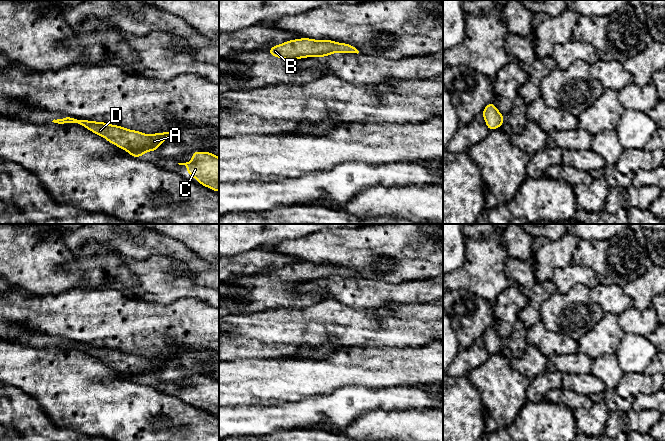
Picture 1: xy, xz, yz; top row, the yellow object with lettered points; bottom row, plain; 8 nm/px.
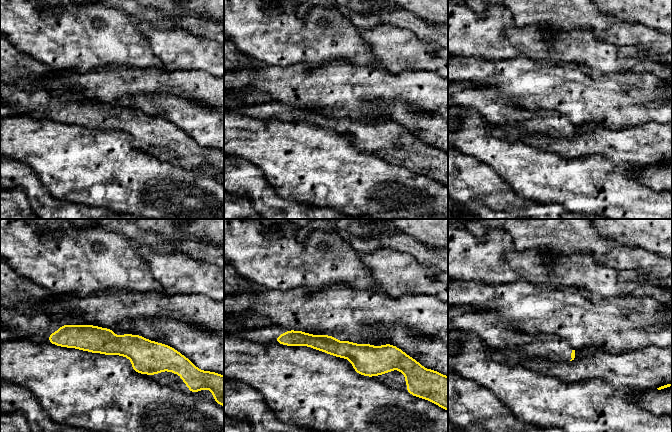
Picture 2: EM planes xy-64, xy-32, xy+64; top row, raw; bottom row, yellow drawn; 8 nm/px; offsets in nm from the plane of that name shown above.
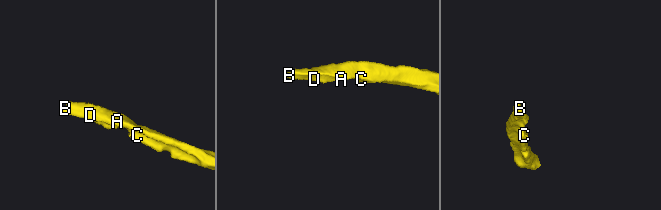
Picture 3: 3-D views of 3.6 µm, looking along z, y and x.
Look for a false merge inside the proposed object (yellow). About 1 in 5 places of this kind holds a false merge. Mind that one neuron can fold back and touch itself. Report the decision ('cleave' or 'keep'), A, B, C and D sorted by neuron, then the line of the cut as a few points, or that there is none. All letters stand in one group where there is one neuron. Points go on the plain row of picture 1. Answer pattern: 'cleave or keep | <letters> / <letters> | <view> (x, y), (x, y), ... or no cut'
keep | A B C D | no cut

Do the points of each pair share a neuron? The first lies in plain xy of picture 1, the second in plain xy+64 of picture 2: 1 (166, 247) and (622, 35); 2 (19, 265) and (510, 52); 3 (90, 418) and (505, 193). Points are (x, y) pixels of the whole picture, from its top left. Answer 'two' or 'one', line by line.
1: one
2: one
3: two

